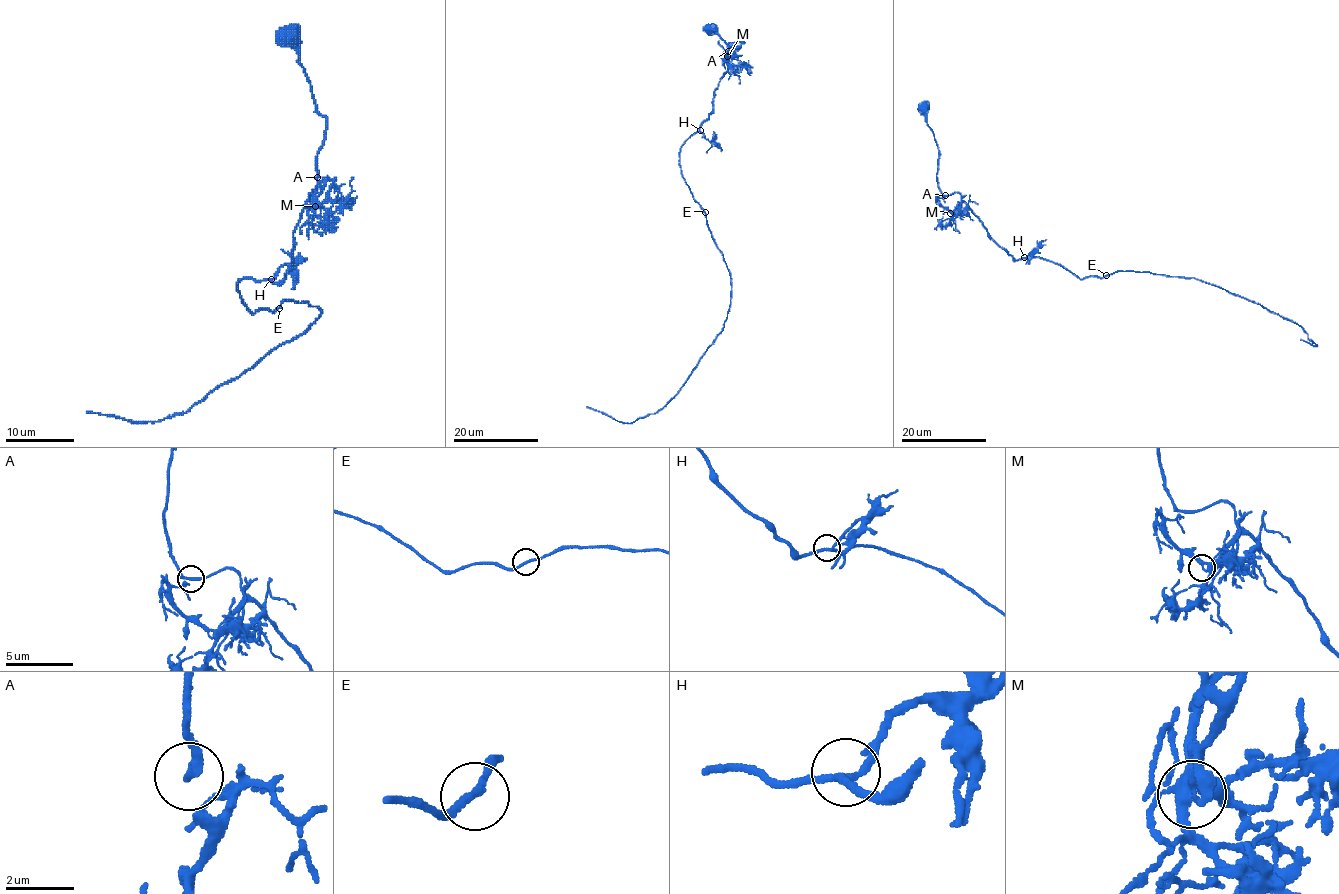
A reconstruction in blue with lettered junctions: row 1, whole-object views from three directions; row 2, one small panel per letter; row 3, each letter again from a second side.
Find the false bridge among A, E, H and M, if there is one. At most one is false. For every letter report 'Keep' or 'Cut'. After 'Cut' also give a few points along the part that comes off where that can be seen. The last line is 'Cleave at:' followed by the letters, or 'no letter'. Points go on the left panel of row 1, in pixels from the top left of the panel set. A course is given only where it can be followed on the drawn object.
A: Keep
E: Keep
H: Keep
M: Keep
Cleave at: no letter

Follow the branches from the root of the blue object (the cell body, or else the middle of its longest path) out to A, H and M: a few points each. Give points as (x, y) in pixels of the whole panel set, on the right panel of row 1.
A: (1106, 275), (1080, 279), (1061, 266), (1039, 257), (1015, 259), (990, 236), (957, 192), (945, 195)
H: (1106, 275), (1080, 279), (1050, 261), (1024, 257)
M: (1106, 275), (1080, 279), (1061, 266), (1039, 257), (1015, 259), (990, 236), (983, 222), (964, 202), (950, 213)

